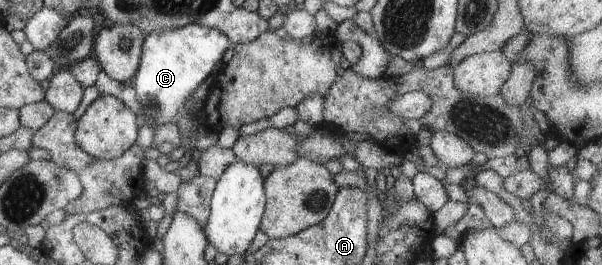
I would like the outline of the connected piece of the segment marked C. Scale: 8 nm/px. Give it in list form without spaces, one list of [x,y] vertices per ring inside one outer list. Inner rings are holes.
[[[198,23],[145,35],[139,65],[130,80],[140,106],[140,125],[147,124],[156,130],[172,122],[196,88],[206,78],[215,75],[224,52],[233,46],[233,42],[221,30],[209,29]]]

